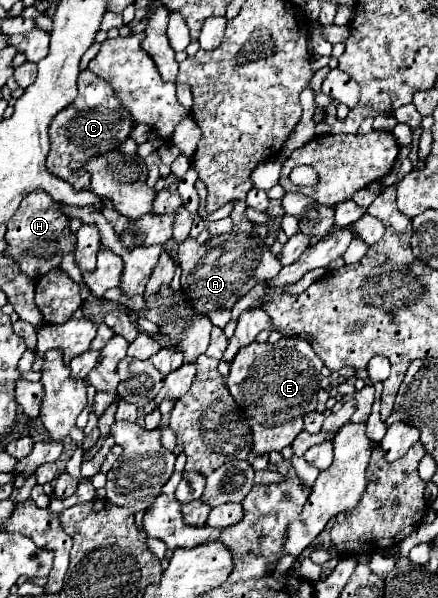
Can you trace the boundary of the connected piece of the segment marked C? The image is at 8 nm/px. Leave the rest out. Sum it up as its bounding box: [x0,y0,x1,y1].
[46,70,134,190]

